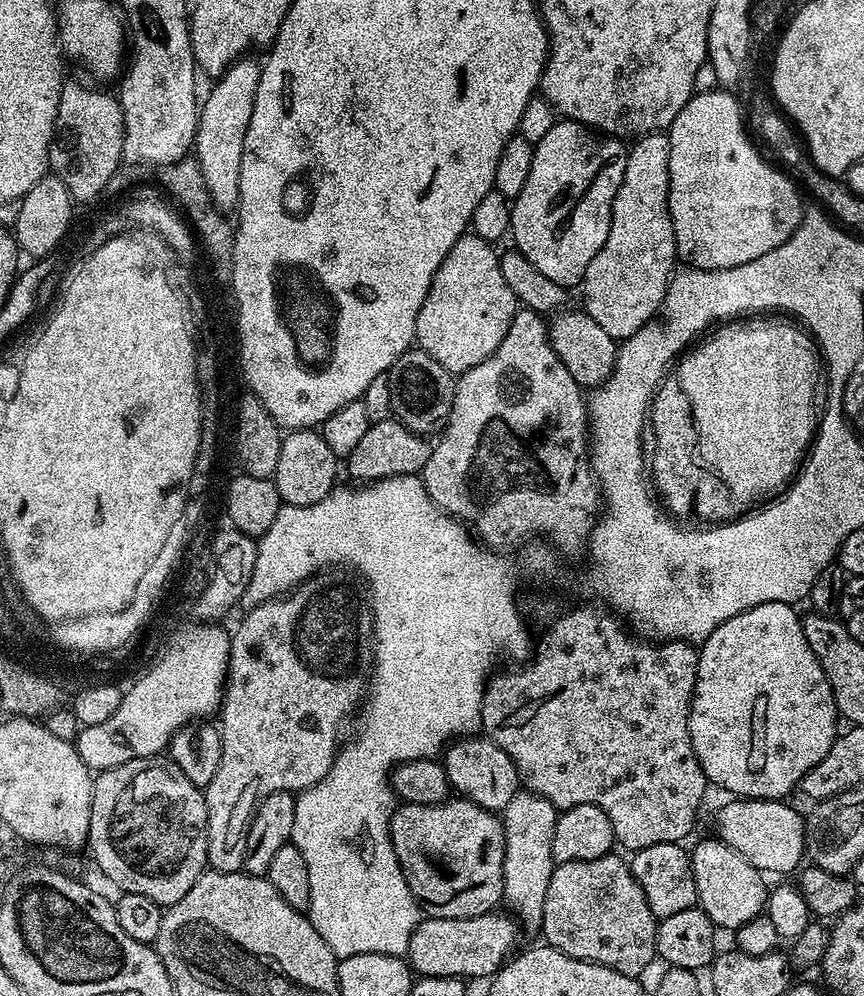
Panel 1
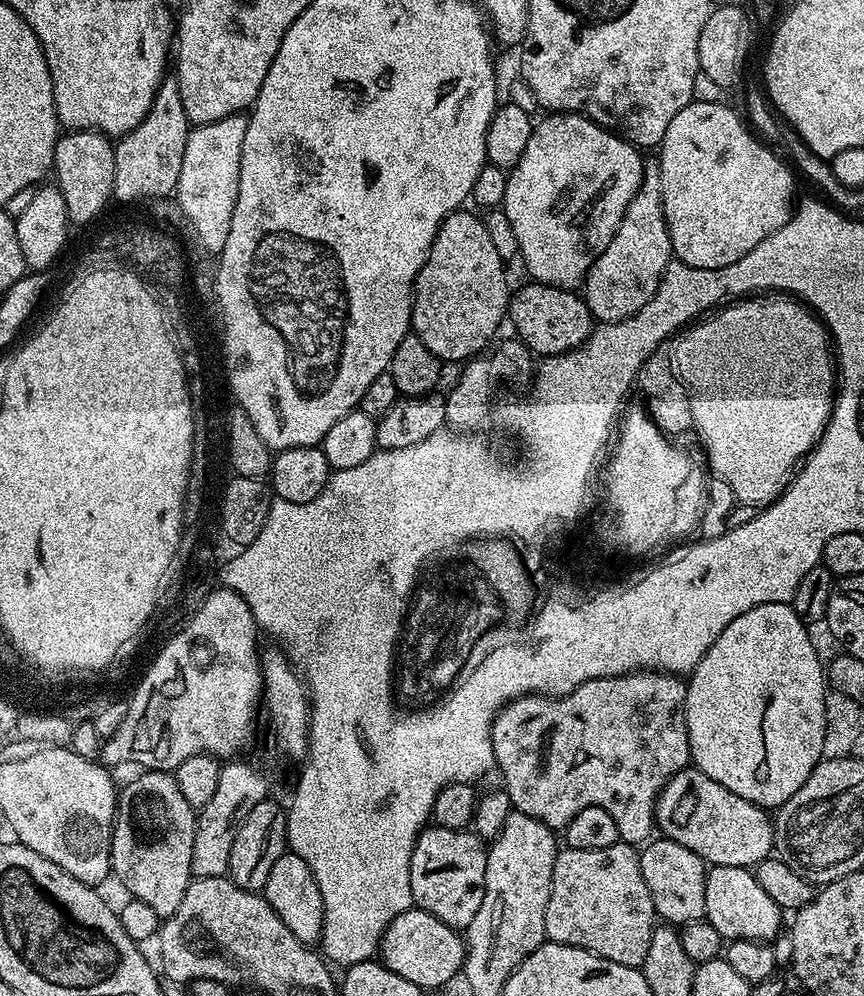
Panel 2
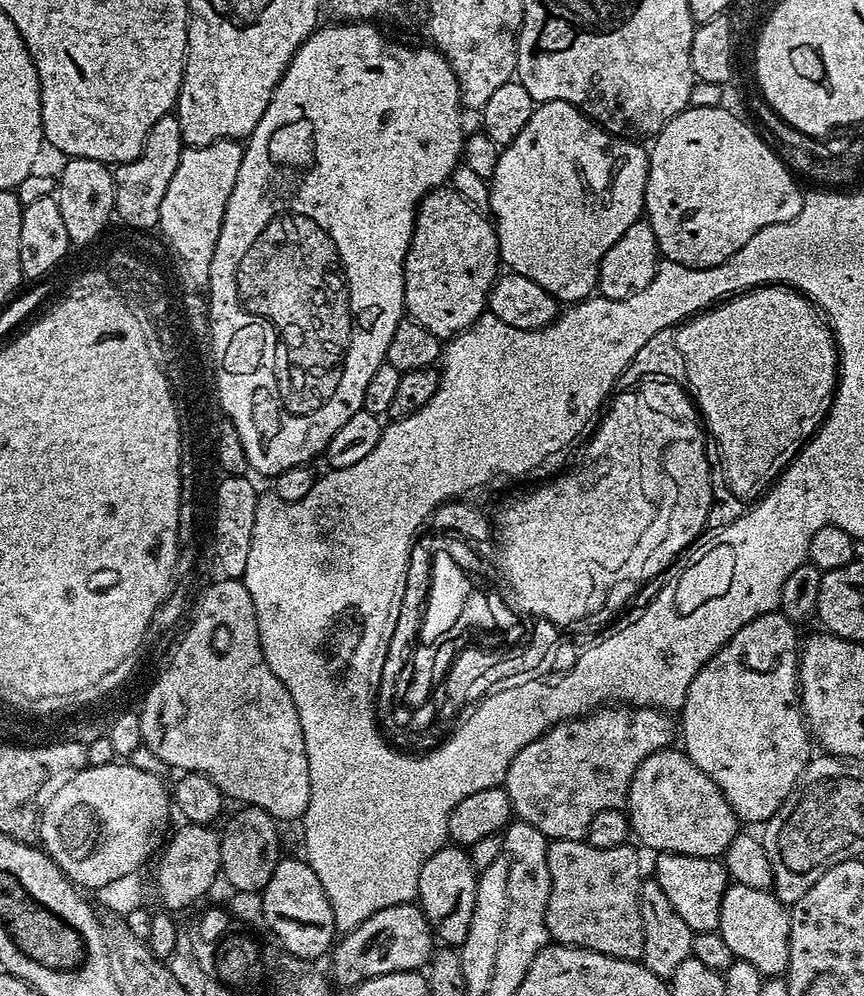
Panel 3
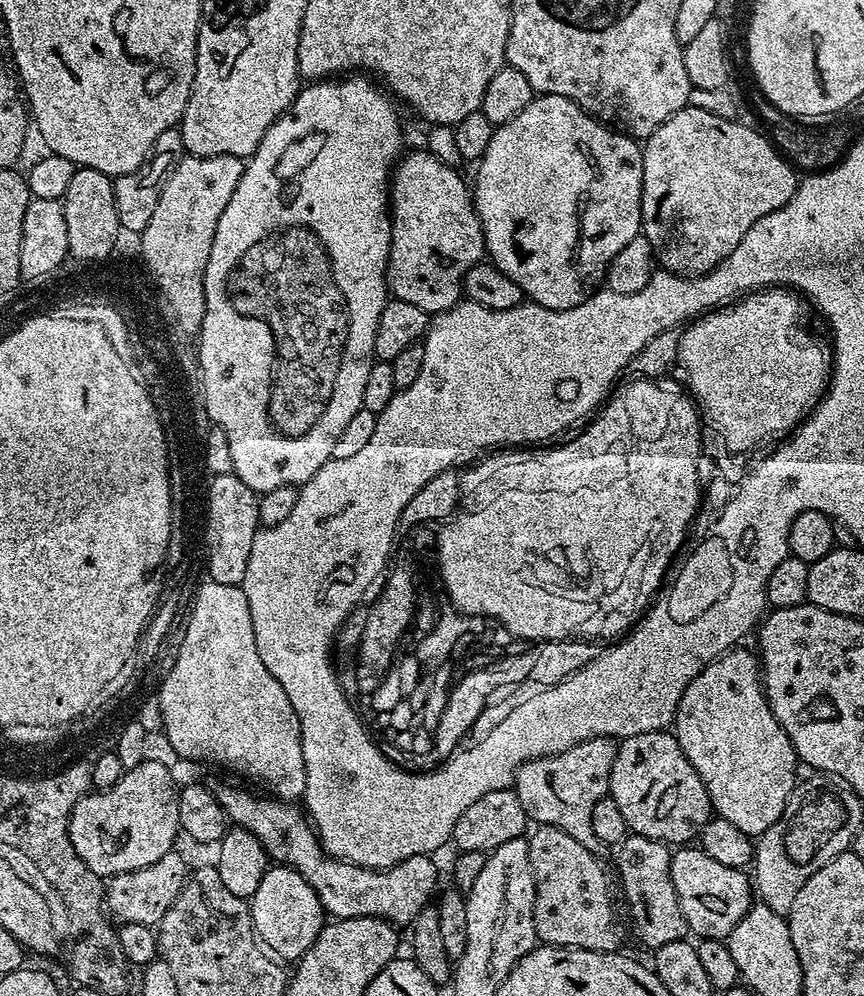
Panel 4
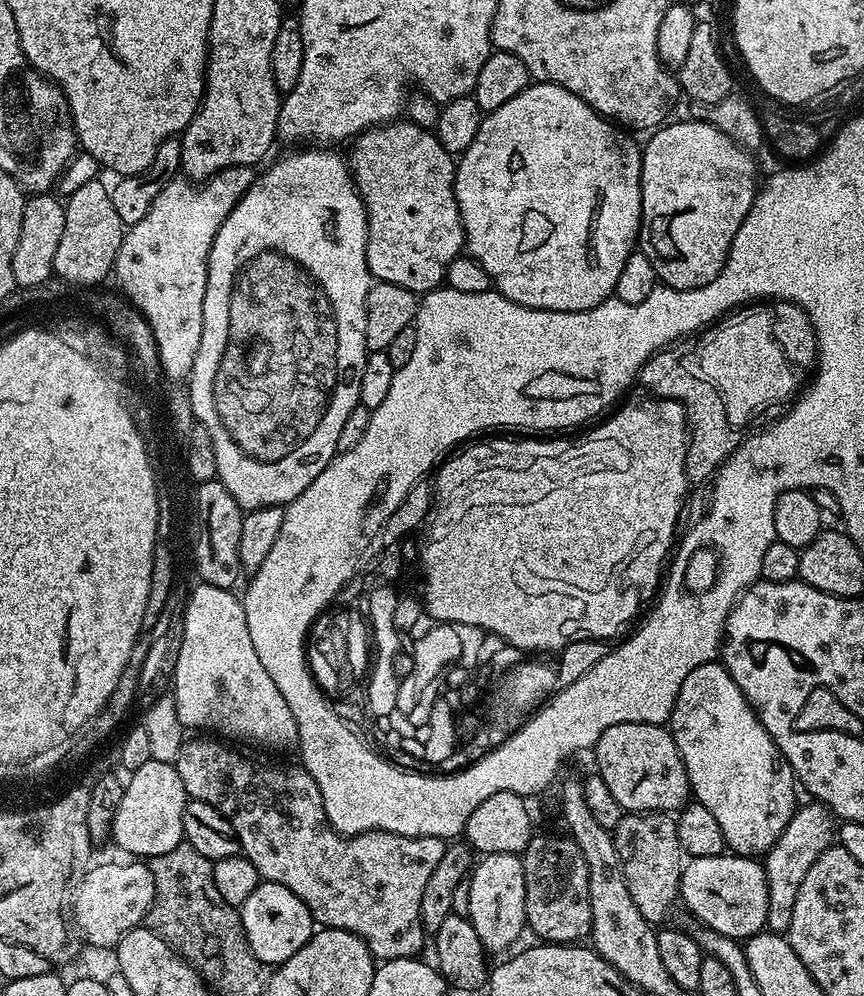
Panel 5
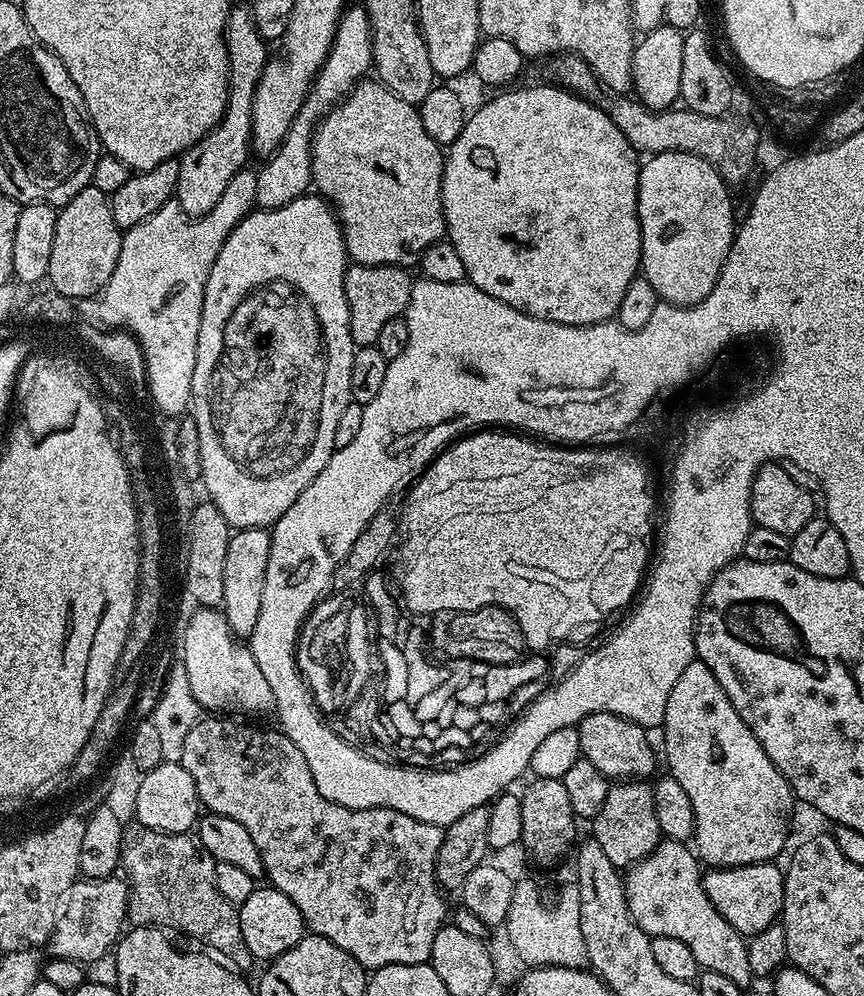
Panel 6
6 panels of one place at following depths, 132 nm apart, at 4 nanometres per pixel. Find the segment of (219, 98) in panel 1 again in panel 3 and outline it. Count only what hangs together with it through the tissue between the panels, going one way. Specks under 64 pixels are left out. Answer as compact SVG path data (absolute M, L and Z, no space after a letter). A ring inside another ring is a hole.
M219 140L201 148L185 147L182 158L178 158L178 170L174 170L174 178L170 178L166 198L162 198L158 232L165 236L167 245L176 243L176 248L189 258L198 278L205 276L205 267L210 266L214 258L226 202L234 190L243 157L244 144L239 140Z

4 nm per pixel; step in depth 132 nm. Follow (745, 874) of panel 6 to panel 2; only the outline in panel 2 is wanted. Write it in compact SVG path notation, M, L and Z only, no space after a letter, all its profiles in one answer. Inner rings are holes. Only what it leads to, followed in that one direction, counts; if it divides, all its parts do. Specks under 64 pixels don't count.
M653 839L639 849L642 878L646 878L646 890L650 890L657 917L672 926L705 919L708 874L703 858L678 842L659 839Z

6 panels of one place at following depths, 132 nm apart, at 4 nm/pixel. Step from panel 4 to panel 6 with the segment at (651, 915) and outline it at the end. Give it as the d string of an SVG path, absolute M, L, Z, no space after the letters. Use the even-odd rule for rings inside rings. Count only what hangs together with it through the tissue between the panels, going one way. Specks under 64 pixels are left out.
M616 782L611 785L598 810L595 820L591 821L591 839L602 846L602 851L618 870L627 870L646 858L659 846L662 839L658 818L654 814L654 794L648 782Z

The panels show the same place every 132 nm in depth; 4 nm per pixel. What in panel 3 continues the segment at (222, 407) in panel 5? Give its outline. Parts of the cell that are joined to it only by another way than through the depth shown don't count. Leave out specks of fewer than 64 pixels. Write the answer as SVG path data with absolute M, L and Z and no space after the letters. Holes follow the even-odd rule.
M331 22L323 28L317 27L302 42L302 46L294 54L294 58L288 63L288 69L282 74L280 85L272 91L270 106L266 106L266 114L254 126L251 136L247 137L244 144L244 157L242 166L238 166L238 178L234 182L234 190L226 202L226 214L222 222L222 230L218 234L218 246L214 246L214 258L210 262L210 284L208 286L209 304L212 306L210 327L212 332L216 332L216 357L220 359L220 396L224 396L220 403L220 411L228 416L233 423L234 430L238 430L238 438L242 438L242 450L246 450L249 469L254 473L261 472L265 478L271 478L282 474L282 470L290 470L294 466L303 464L311 465L315 456L319 457L328 449L330 438L338 434L338 430L349 418L354 418L354 414L362 411L364 406L364 395L366 386L370 383L370 378L378 366L385 363L388 347L394 338L394 330L398 330L400 321L405 319L406 309L404 306L404 263L408 247L412 241L412 231L416 225L416 210L420 206L420 199L427 192L433 192L436 188L445 187L446 181L451 177L456 165L461 163L464 154L464 138L466 127L464 128L464 116L462 111L462 101L460 98L460 87L456 81L454 70L448 65L448 59L437 52L431 46L424 48L411 48L408 44L399 44L396 40L391 40L388 36L383 36L379 32L377 25L372 22Z

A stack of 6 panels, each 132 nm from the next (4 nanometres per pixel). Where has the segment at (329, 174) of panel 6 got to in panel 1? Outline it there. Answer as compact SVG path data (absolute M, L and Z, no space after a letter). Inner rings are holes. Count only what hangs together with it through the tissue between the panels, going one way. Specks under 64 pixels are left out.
M465 234L450 246L450 254L436 268L426 302L416 323L415 343L438 366L459 374L486 362L498 350L510 322L518 310L514 290L502 278L502 266L497 249L489 241L475 234Z

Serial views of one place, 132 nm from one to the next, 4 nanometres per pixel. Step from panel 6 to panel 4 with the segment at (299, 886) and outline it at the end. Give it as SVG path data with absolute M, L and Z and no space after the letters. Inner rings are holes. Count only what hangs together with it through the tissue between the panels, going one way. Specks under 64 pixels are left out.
M217 787L215 794L224 815L235 827L245 828L250 834L254 834L254 838L262 842L269 857L277 865L294 869L298 874L302 874L302 878L306 878L306 882L310 882L310 886L314 886L324 911L329 917L345 920L351 916L376 916L379 920L386 920L393 926L401 926L400 924L408 926L411 925L412 919L431 901L428 899L431 898L432 891L436 888L436 864L432 861L435 859L431 855L406 858L389 868L360 868L357 864L346 864L342 860L335 860L329 856L320 844L315 827L295 803L281 802L268 794L255 796L254 793L247 792L244 788Z

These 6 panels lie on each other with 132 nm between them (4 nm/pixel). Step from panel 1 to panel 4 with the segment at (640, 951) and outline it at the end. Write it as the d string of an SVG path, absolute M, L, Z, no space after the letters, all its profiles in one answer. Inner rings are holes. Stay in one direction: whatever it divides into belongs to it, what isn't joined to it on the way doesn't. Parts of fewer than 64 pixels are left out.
M541 824L531 829L528 841L528 857L530 858L530 870L534 874L534 886L536 893L534 894L534 930L536 931L537 941L541 945L551 946L554 948L581 948L587 952L615 952L621 946L620 944L620 928L616 925L616 908L612 905L612 884L608 881L608 872L604 869L604 864L599 859L597 853L586 850L586 846L582 846L582 842L577 842L575 838L570 838L570 834L566 834L566 830L558 830L549 824Z

